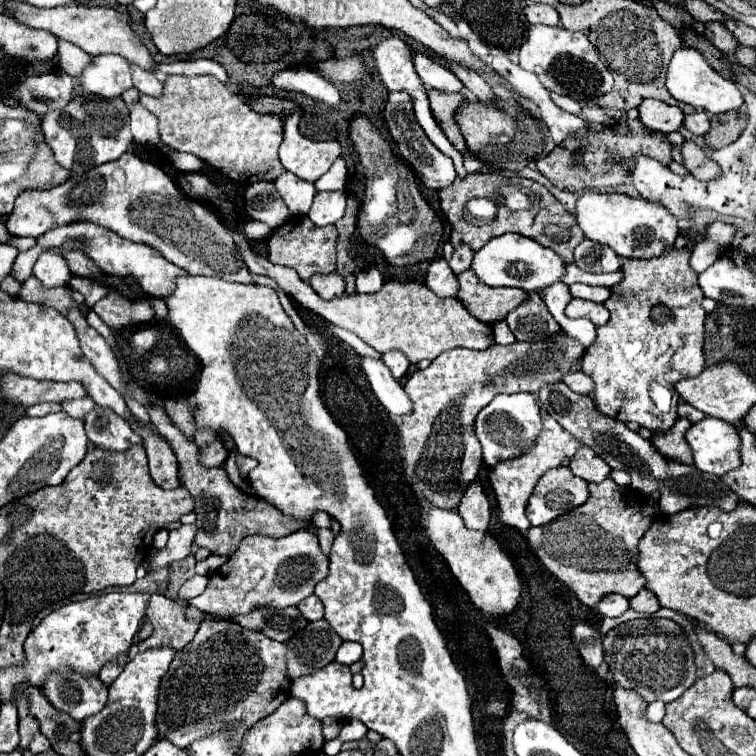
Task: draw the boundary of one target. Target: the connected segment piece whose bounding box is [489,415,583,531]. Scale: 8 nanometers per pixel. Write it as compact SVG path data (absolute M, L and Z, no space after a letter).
M545 415L543 417L543 431L537 437L537 445L531 451L527 451L525 455L515 457L515 459L505 461L505 463L499 463L489 471L489 481L491 481L491 487L493 487L495 497L497 497L501 521L505 525L519 529L519 531L527 531L531 527L531 523L525 517L525 505L527 505L527 499L531 497L533 487L539 481L541 473L545 473L557 465L563 465L565 459L573 459L581 447L583 447L581 441L577 441L569 431L565 431L553 417Z

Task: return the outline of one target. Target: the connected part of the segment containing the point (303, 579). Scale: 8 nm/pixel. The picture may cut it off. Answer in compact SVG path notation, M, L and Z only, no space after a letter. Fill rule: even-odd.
M299 529L293 535L281 539L271 539L265 535L249 535L241 541L239 549L227 559L227 563L223 563L217 571L209 575L209 583L205 591L199 597L191 599L189 603L213 617L223 617L223 619L229 619L233 615L245 615L255 607L275 607L275 609L291 607L291 605L299 605L305 597L313 595L315 585L323 581L327 575L329 575L329 559L321 551L313 531Z

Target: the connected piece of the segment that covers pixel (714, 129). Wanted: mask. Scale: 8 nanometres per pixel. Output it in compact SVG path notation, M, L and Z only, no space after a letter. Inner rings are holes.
M741 111L733 113L721 113L711 117L711 129L705 135L705 141L711 149L721 149L733 143L739 133L747 127L747 115Z

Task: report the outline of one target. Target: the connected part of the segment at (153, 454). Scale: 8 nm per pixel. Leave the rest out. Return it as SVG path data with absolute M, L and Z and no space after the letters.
M135 421L133 429L143 437L145 441L145 449L147 449L147 459L149 459L149 473L153 477L153 481L161 487L161 489L175 489L179 487L177 481L177 459L171 451L171 447L155 437L143 423Z

